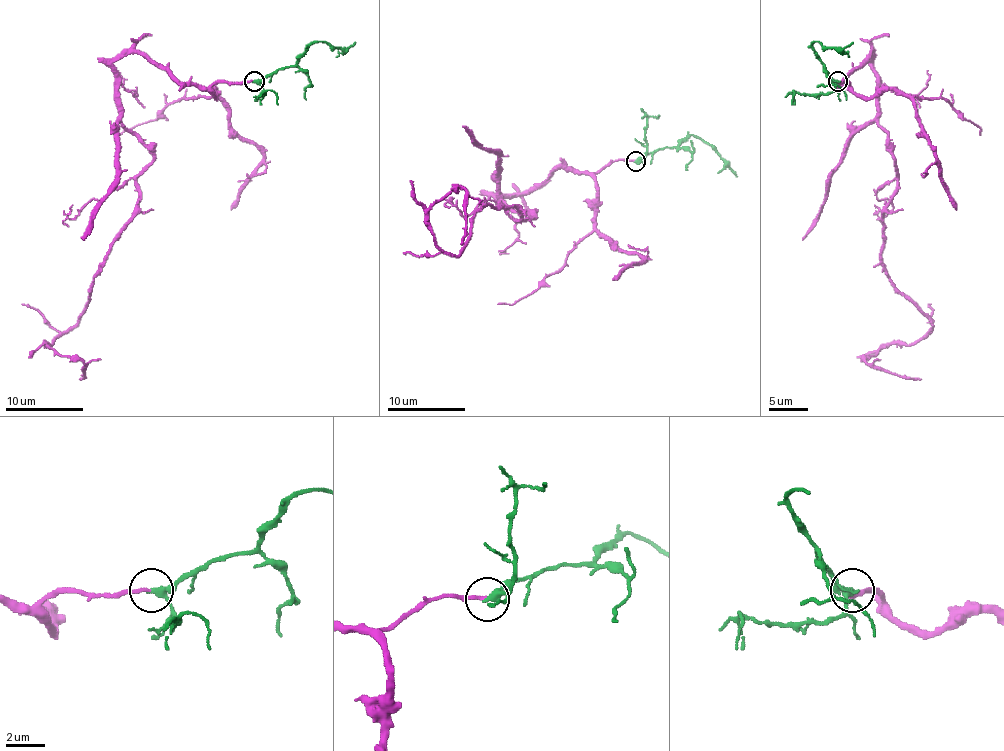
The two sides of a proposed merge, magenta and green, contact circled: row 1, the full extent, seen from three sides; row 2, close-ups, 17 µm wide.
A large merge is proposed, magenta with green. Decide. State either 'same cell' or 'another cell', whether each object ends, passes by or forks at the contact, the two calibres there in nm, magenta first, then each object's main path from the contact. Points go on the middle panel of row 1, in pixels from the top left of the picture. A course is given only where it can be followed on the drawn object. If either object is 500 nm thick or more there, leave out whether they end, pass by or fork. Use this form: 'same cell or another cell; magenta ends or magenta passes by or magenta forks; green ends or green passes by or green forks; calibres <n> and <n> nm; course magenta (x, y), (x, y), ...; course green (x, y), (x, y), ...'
same cell; magenta ends; green passes by; calibres 170 and 280 nm; course magenta (636, 160), (560, 168), (494, 195), (535, 217), (484, 205), (451, 256), (428, 211), (463, 188), (461, 244); course green (636, 160), (660, 149), (675, 147), (693, 135), (706, 141), (737, 176)

